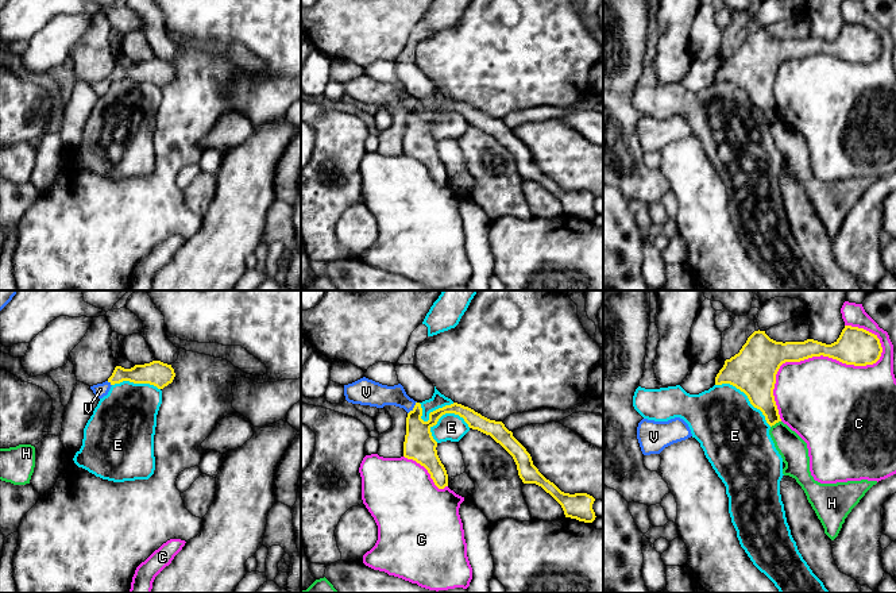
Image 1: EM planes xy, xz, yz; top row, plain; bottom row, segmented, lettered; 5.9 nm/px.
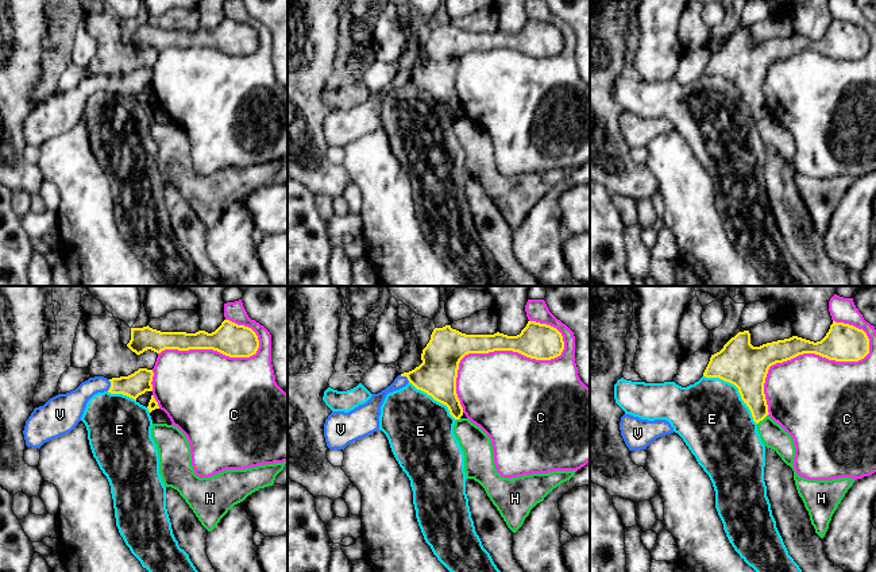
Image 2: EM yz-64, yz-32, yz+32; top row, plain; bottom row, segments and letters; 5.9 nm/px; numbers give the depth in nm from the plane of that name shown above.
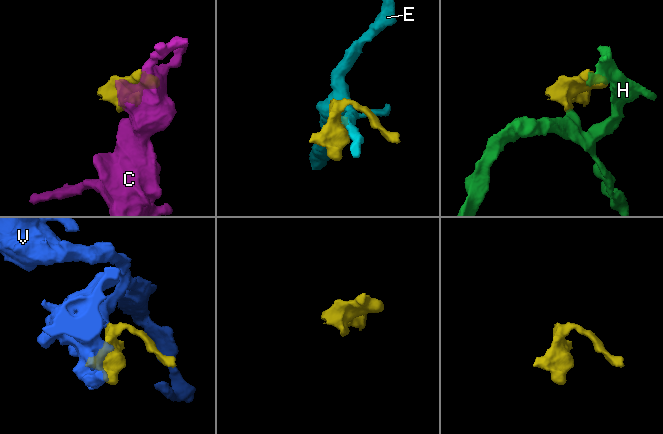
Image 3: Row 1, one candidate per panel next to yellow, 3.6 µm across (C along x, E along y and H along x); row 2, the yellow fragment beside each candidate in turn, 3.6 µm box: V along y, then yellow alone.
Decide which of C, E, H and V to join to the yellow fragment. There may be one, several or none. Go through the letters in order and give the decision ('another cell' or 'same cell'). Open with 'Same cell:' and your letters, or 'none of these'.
Same cell: V
C: another cell
E: another cell
H: another cell
V: same cell

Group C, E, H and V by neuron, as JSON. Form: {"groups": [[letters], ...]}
{"groups": [["C"], ["E"], ["H"], ["V"]]}

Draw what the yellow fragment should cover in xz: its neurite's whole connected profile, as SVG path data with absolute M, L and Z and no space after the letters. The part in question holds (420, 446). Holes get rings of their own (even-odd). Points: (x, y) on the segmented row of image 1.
M366 377L344 385L344 396L348 403L383 408L395 405L408 412L403 457L424 466L439 489L448 486L448 474L437 455L437 442L430 428L445 413L455 413L464 419L470 428L490 435L514 459L518 475L524 484L536 484L549 493L563 508L565 517L584 523L595 520L592 504L595 498L587 493L564 493L553 482L547 480L533 465L530 454L513 436L502 421L490 420L474 409L453 403L429 413L424 421L421 404L410 398L401 384L394 386L382 385Z

